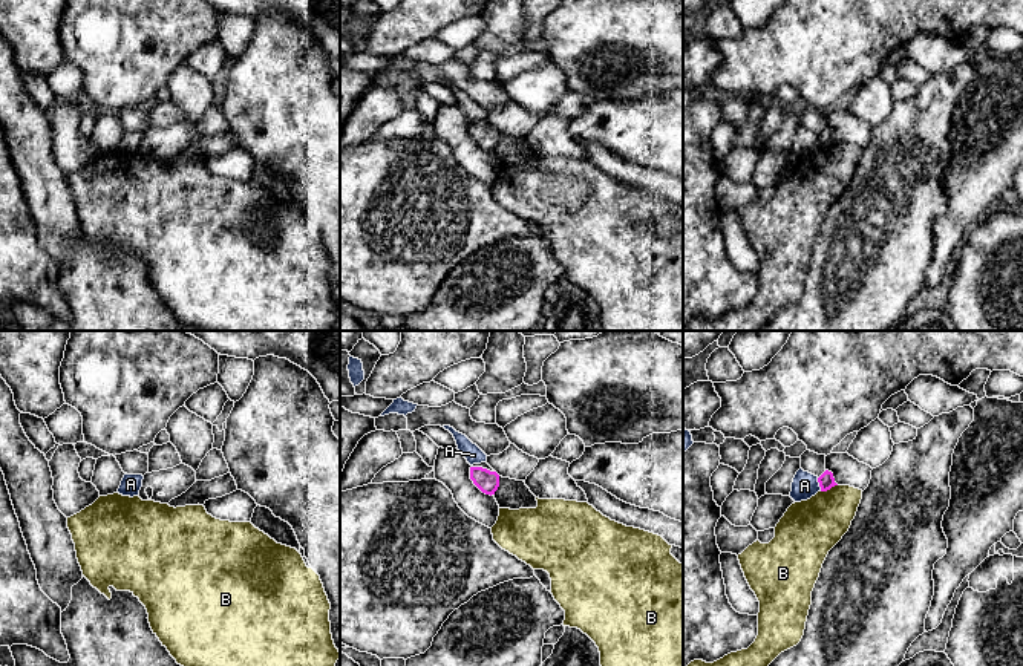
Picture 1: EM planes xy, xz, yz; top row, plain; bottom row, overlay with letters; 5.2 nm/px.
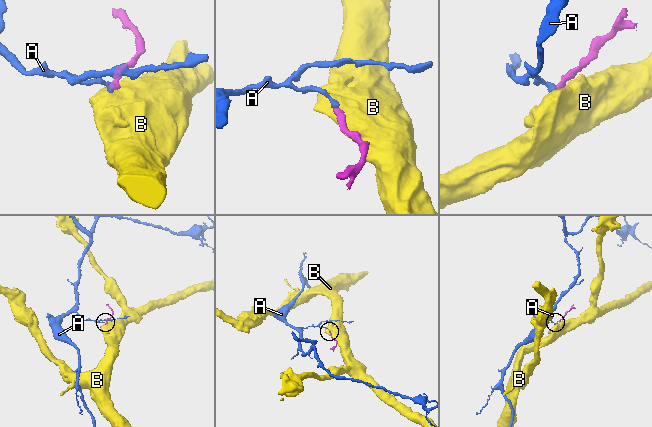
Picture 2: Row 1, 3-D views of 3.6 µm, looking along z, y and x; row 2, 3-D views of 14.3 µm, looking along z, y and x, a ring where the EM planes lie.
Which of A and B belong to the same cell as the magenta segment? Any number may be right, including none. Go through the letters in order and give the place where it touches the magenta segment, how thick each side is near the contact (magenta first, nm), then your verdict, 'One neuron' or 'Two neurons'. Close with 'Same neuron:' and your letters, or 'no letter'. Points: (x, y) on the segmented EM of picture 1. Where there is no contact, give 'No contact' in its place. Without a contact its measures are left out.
A: Touches magenta at yz (820, 484). Thickness 80 nm (magenta) against 140 nm. Two neurons
B: Touches magenta at yz (829, 489). Thickness 80 nm (magenta) against 300 nm. Two neurons
Same neuron: no letter

